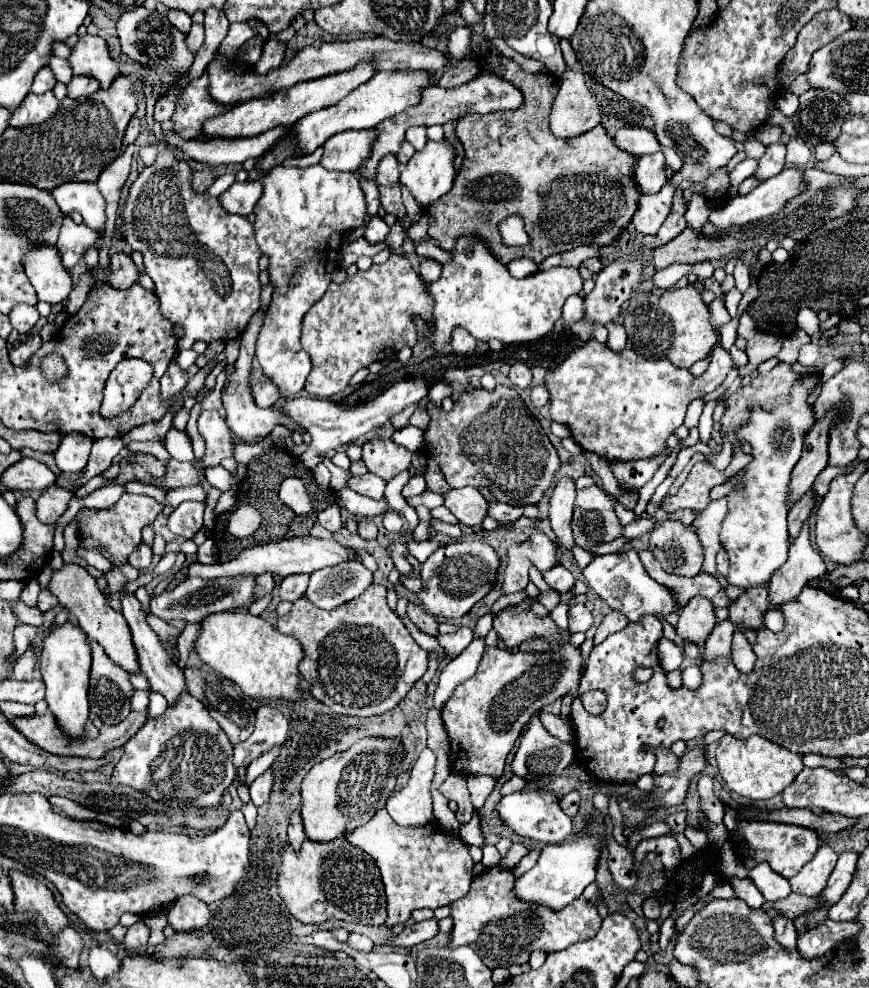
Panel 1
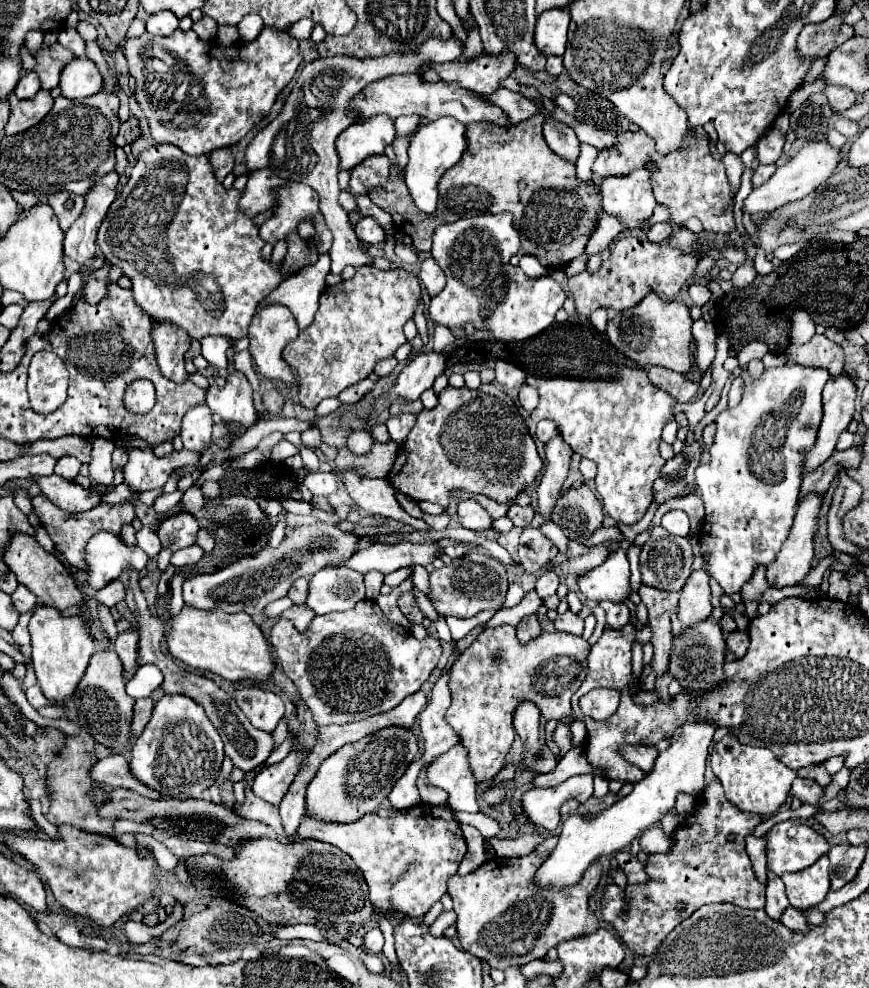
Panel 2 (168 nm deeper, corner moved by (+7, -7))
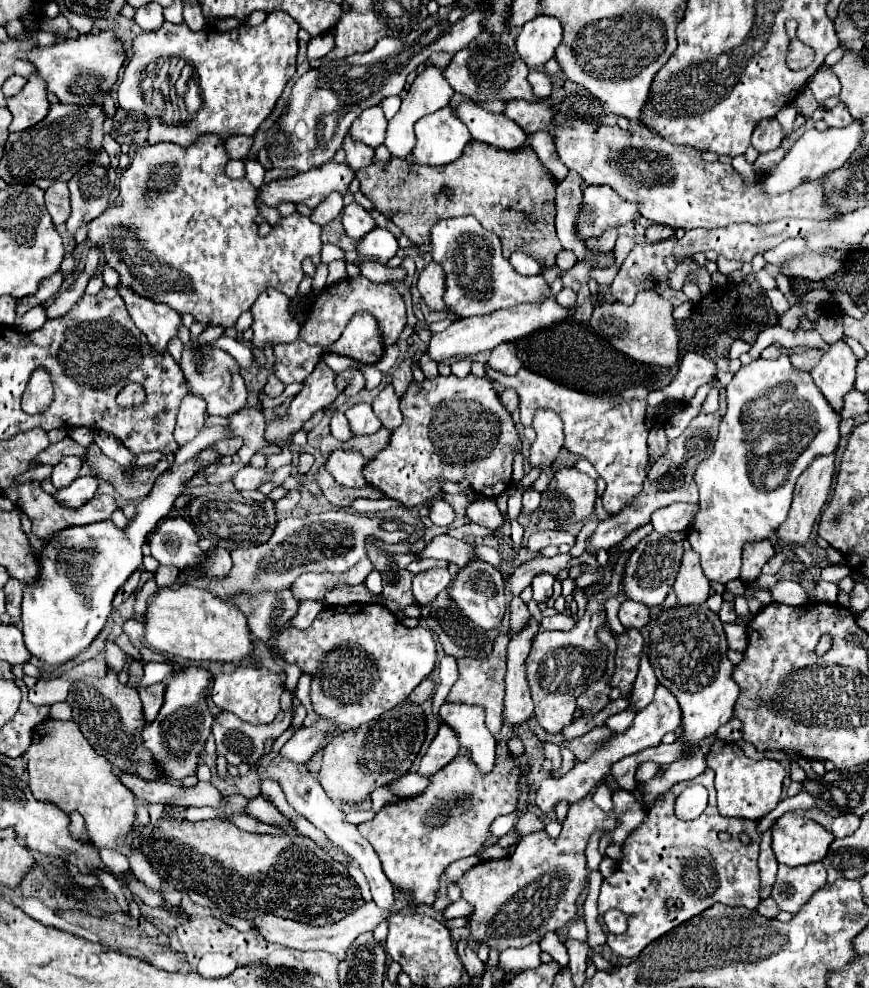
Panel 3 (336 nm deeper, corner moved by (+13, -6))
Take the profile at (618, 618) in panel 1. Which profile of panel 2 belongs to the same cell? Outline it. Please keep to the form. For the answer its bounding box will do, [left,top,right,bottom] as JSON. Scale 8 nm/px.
[600,601,630,629]

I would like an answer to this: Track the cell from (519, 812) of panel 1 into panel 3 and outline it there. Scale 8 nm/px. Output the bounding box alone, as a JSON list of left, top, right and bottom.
[536,686,682,812]

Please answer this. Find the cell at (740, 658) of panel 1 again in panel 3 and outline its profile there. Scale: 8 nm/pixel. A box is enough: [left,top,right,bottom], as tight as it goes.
[724,624,748,652]

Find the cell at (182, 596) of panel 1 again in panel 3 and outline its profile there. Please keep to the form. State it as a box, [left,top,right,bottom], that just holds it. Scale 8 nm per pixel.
[206,510,384,600]

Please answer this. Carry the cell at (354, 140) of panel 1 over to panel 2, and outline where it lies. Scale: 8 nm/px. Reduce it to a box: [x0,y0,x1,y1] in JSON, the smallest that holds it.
[336,115,394,171]

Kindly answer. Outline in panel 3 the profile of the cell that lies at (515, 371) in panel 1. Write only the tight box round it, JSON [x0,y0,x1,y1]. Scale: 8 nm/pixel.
[488,342,522,376]

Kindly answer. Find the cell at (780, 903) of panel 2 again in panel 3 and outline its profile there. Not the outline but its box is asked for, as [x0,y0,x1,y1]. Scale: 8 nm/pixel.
[758,828,778,898]

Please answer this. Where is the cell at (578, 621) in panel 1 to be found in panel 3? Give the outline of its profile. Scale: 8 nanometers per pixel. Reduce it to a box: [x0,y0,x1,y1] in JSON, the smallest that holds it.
[540,614,574,630]

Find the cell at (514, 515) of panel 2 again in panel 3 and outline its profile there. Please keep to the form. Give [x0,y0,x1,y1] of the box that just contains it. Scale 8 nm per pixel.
[524,488,540,514]

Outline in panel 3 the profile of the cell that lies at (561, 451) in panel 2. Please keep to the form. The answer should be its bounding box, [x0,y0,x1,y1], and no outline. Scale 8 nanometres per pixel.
[530,410,564,468]

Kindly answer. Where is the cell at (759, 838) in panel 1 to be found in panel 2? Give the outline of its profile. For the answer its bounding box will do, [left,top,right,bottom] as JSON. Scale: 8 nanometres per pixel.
[766,821,830,877]

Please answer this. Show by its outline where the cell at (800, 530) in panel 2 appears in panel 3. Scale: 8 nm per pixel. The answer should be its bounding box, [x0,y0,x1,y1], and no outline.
[776,454,836,552]

